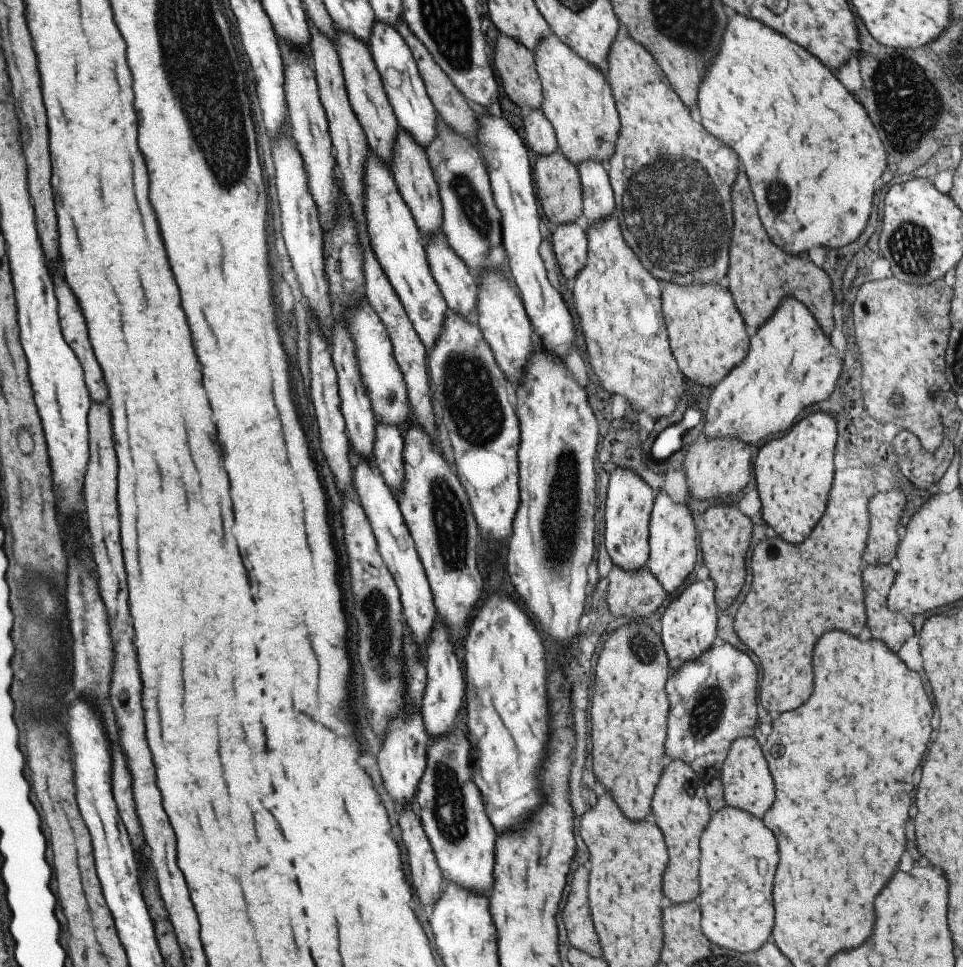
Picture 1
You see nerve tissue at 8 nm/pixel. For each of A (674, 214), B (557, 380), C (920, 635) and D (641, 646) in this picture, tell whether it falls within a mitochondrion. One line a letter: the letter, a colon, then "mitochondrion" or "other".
A: mitochondrion
B: other
C: other
D: mitochondrion

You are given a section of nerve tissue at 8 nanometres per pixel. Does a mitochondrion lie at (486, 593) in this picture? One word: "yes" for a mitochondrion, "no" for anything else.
no

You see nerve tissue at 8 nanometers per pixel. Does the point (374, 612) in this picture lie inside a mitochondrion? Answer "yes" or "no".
yes

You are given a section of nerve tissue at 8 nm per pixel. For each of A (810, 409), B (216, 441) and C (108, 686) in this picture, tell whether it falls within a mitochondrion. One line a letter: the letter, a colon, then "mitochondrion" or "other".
A: other
B: other
C: other

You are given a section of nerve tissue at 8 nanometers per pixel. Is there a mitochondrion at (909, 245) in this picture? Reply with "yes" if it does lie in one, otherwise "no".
yes

